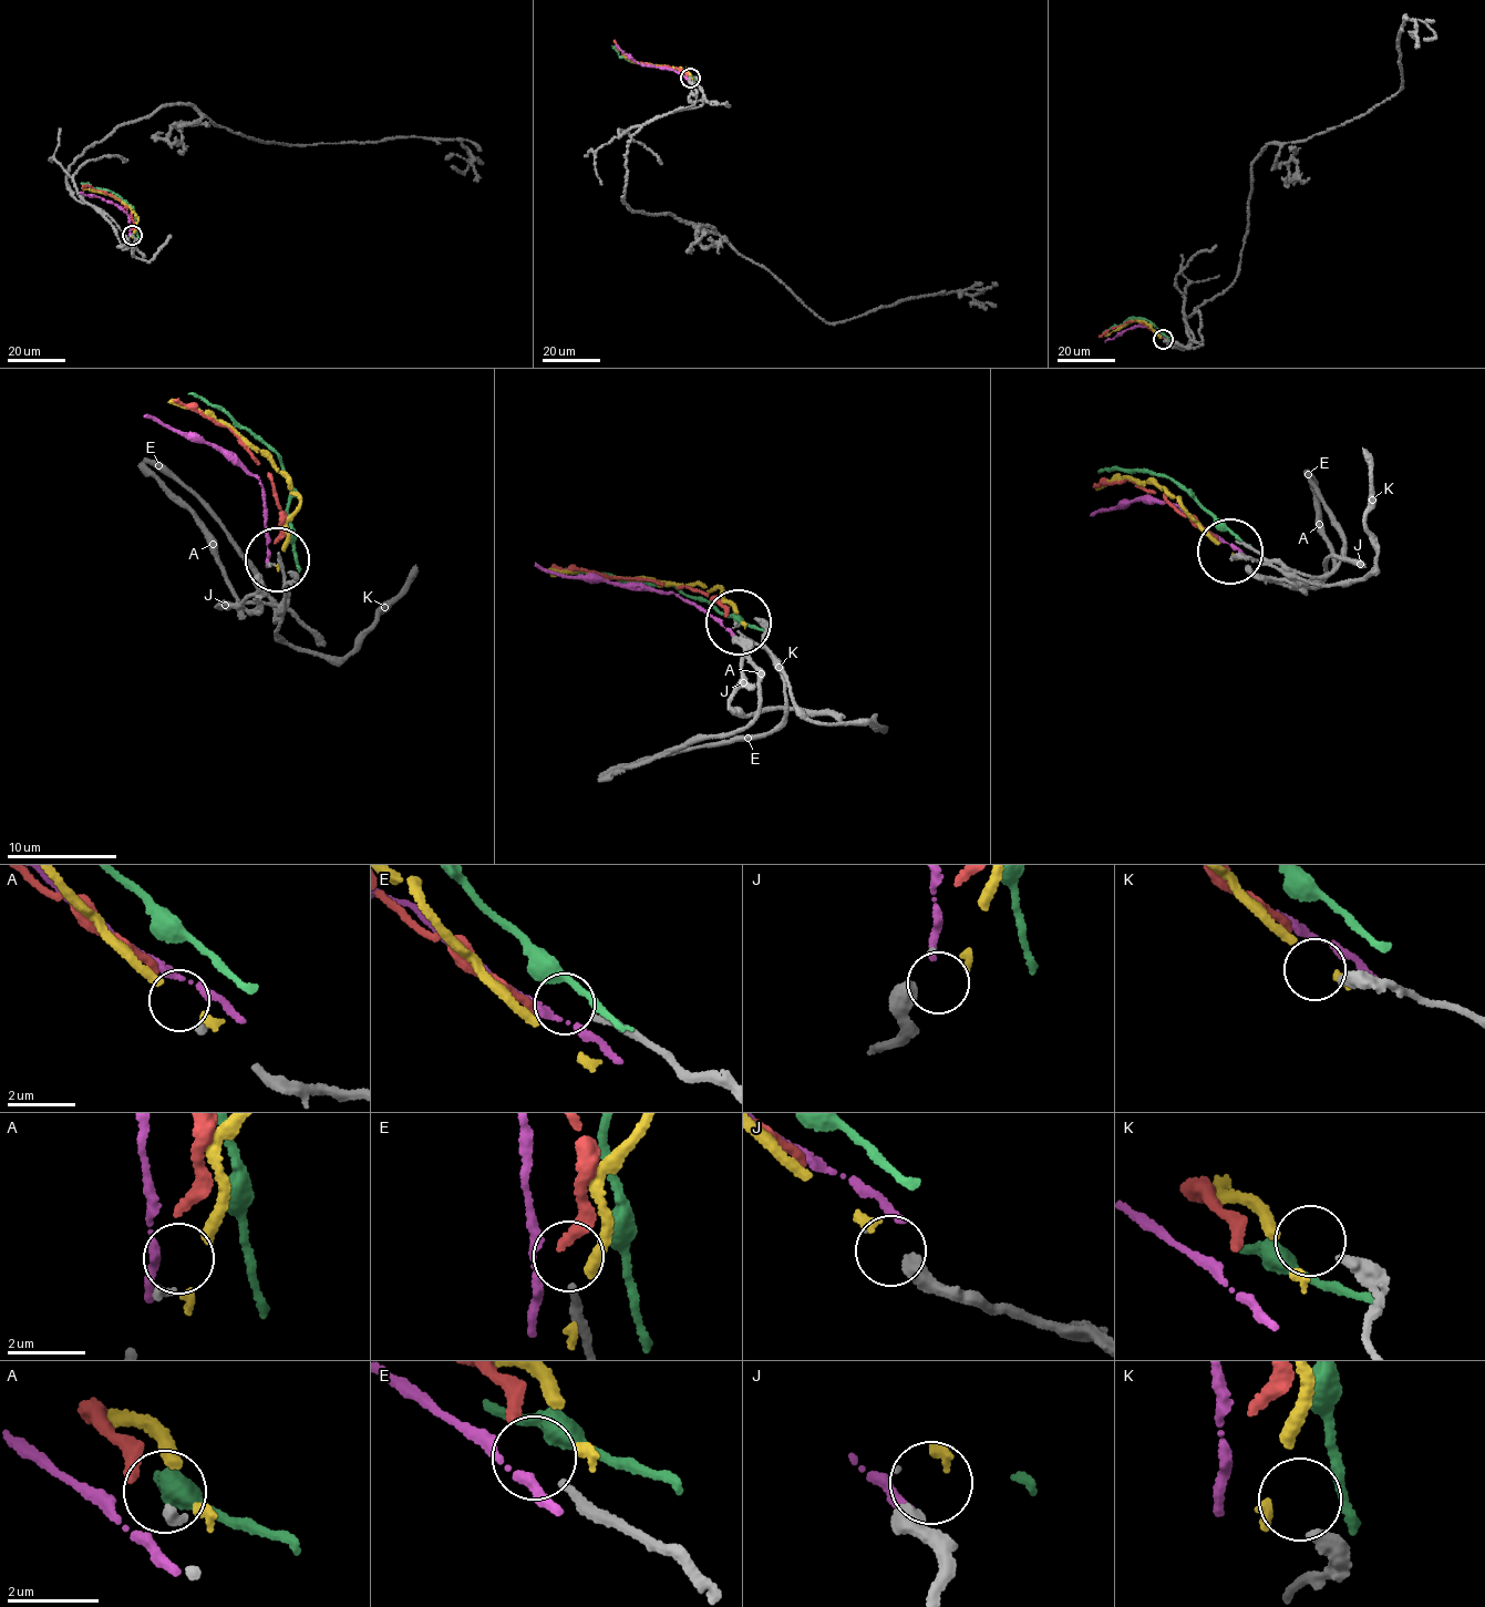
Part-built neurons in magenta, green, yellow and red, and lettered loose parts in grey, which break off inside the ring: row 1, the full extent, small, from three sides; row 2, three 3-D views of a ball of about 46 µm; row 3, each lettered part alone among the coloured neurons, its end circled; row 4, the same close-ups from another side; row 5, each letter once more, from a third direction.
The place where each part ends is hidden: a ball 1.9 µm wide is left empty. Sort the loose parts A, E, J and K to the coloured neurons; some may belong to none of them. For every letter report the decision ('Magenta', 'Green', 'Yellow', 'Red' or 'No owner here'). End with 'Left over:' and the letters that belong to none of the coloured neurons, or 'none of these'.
A: No owner here
E: No owner here
J: No owner here
K: No owner here
Left over: A, E, J, K

